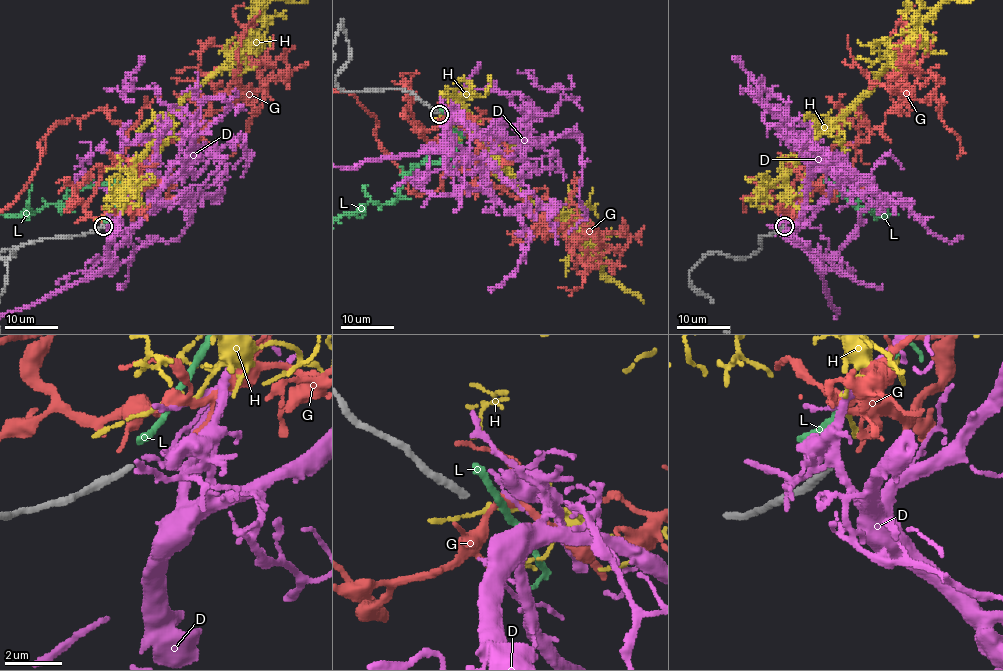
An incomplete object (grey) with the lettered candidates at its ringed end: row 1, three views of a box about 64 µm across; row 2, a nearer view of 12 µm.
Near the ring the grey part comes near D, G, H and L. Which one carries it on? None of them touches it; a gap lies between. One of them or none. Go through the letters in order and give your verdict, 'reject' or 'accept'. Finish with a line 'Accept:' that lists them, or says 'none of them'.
D: reject
G: reject
H: reject
L: reject
Accept: none of them

